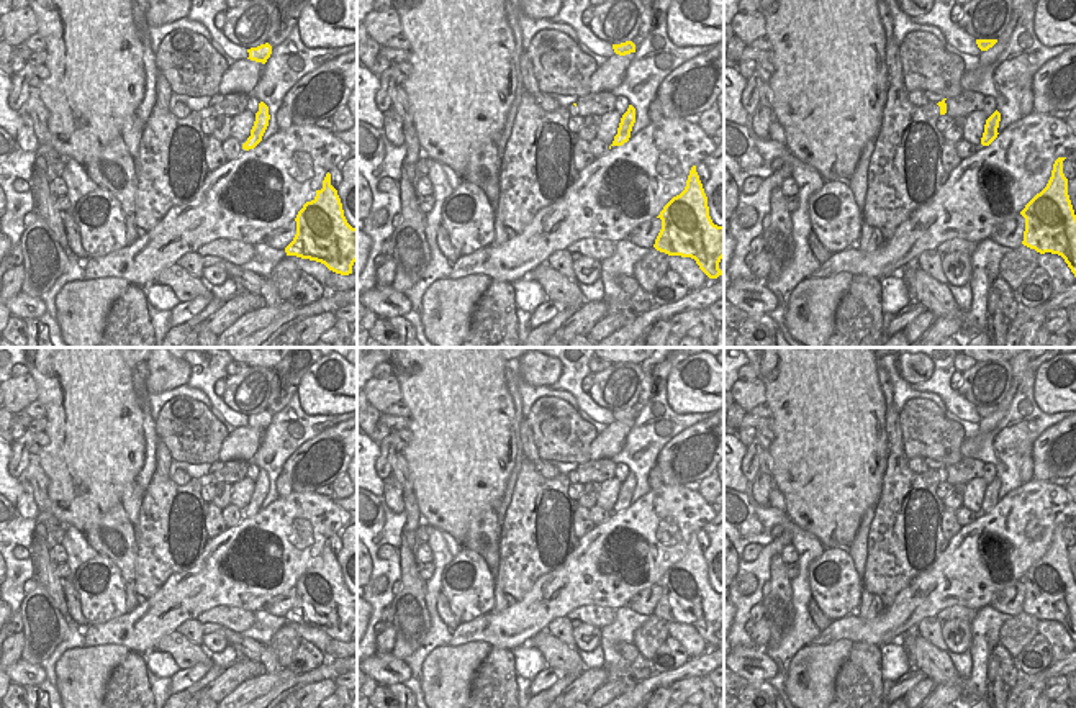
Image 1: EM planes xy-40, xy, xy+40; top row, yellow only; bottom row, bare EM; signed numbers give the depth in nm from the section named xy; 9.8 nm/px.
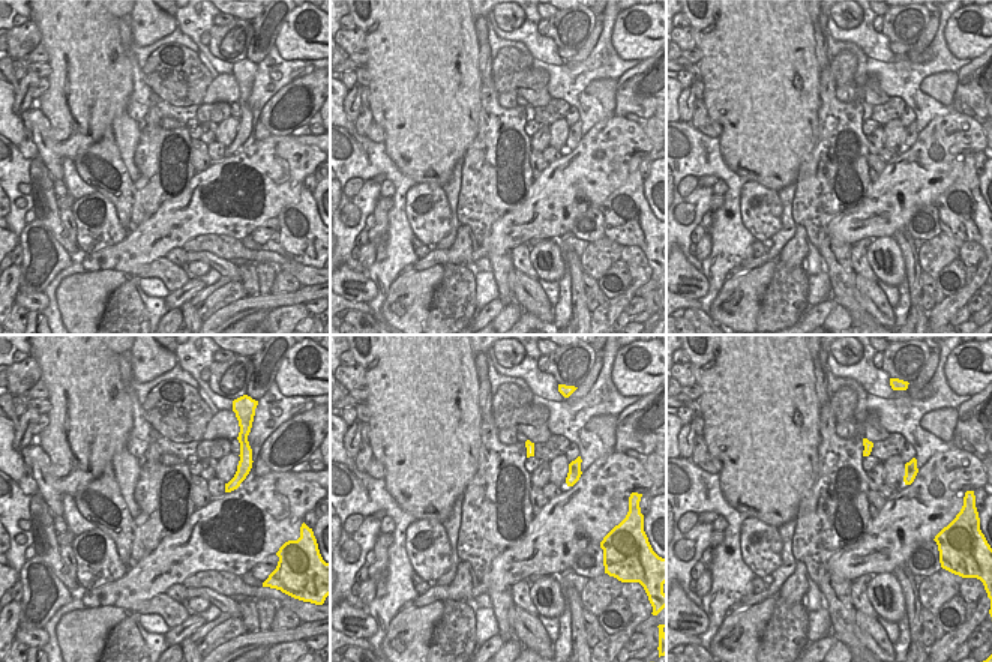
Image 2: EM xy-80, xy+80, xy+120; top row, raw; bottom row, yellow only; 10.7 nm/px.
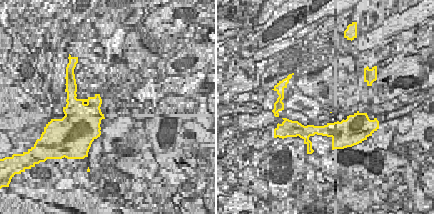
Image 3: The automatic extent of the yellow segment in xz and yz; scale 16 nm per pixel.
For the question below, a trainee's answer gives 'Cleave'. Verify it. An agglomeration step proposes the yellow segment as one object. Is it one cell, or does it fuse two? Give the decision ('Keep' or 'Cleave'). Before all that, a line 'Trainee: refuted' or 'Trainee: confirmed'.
Trainee: refuted
Keep

